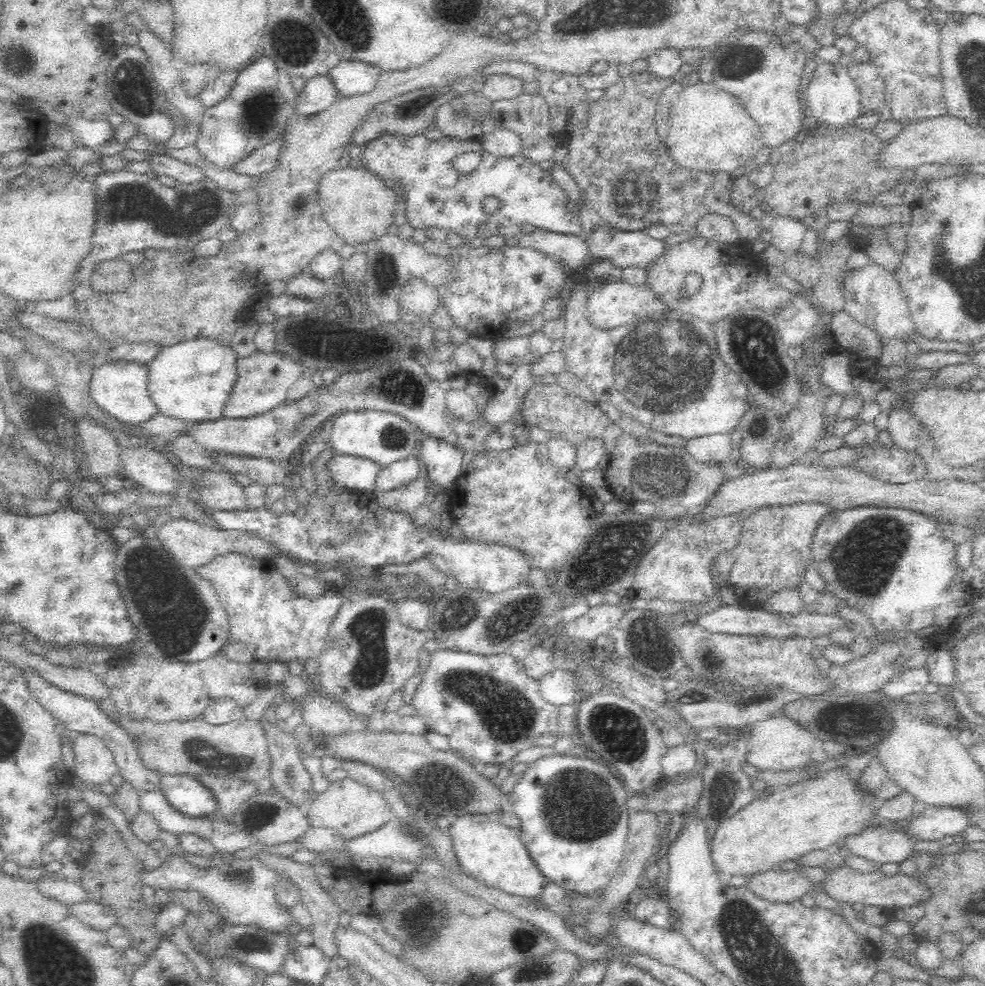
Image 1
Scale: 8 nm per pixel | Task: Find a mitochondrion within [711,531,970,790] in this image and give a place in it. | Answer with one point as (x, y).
(843, 719)

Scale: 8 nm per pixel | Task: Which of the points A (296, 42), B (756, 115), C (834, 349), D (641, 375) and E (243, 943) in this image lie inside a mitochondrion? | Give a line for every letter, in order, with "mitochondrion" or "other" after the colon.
A: mitochondrion
B: other
C: other
D: mitochondrion
E: mitochondrion

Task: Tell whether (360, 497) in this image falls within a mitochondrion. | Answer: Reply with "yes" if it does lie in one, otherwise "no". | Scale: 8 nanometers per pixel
no

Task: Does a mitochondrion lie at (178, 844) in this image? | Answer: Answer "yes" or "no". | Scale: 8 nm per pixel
no

